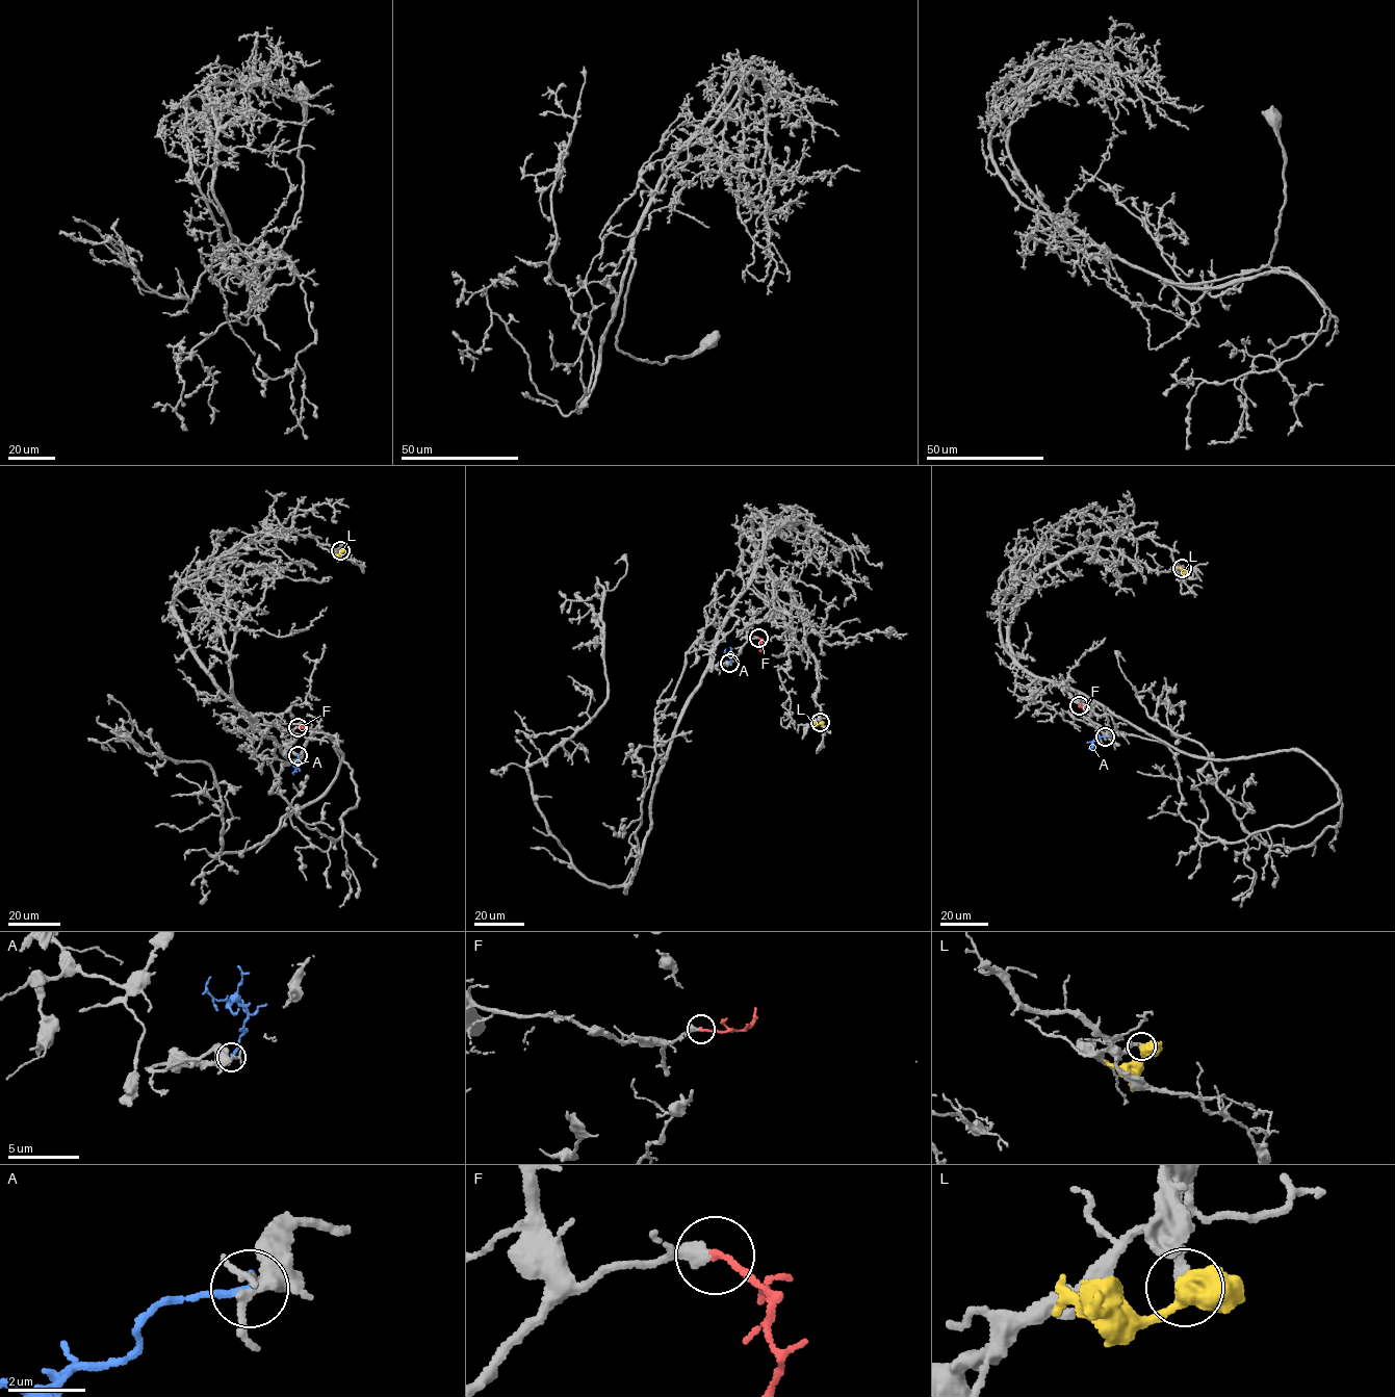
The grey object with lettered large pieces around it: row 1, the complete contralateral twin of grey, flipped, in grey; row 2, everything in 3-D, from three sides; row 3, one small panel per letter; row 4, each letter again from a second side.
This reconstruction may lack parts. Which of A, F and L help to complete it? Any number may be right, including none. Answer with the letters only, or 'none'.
F

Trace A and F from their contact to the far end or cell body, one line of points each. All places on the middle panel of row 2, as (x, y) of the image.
A: (729, 664), (731, 655), (725, 649)
F: (758, 638), (763, 644), (760, 651)

